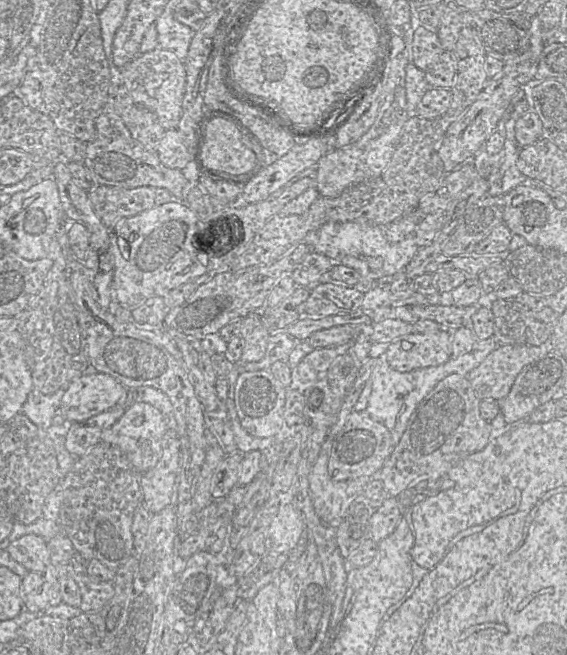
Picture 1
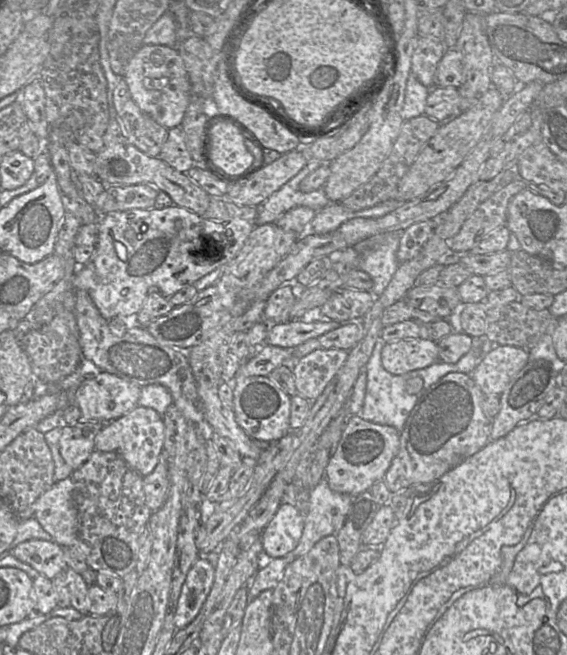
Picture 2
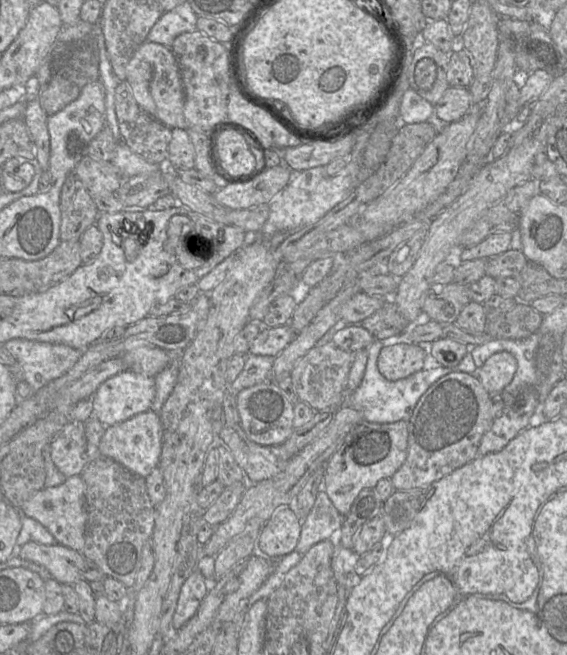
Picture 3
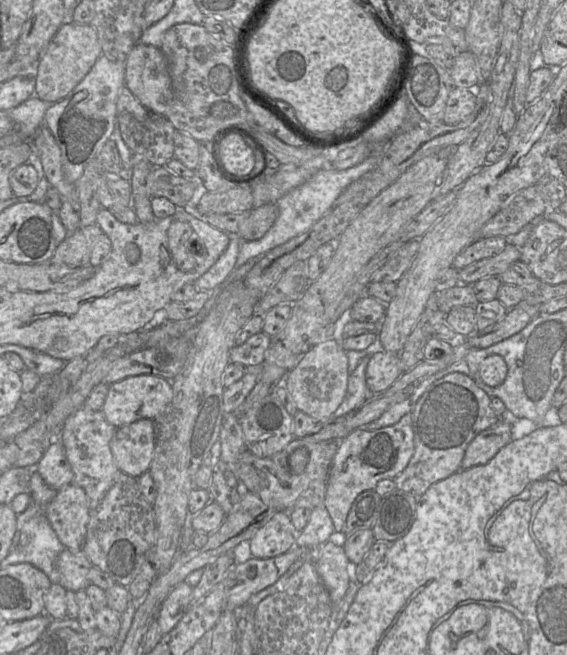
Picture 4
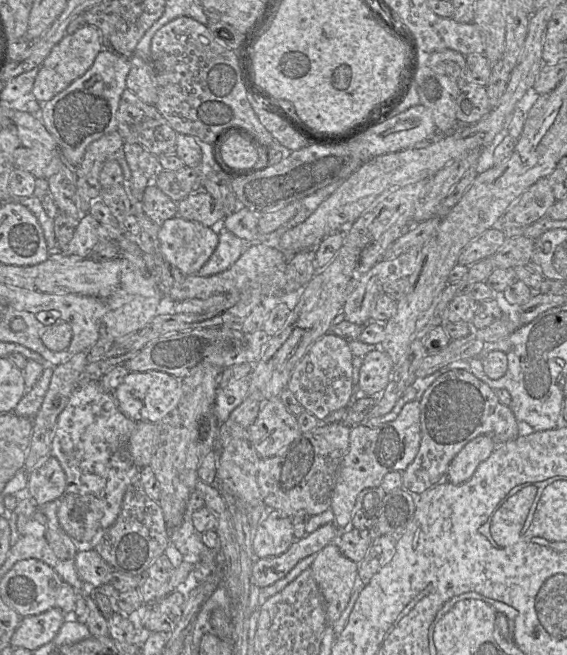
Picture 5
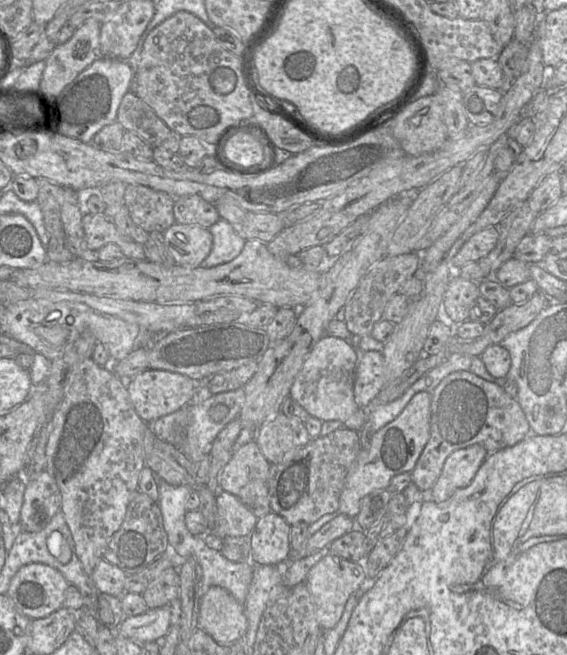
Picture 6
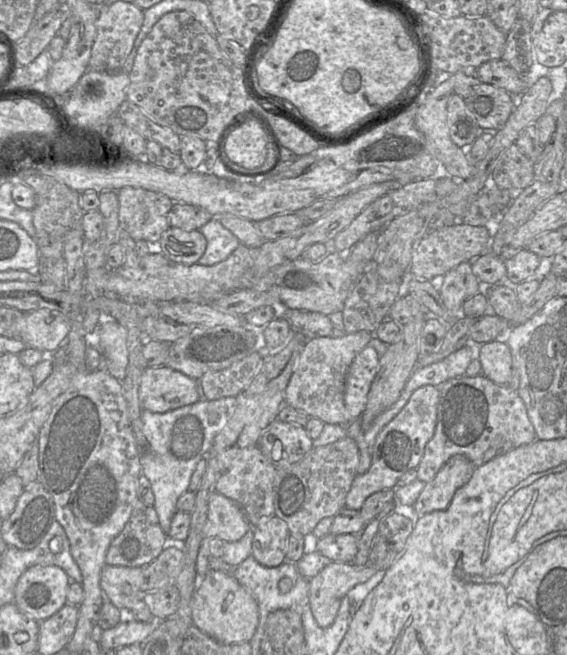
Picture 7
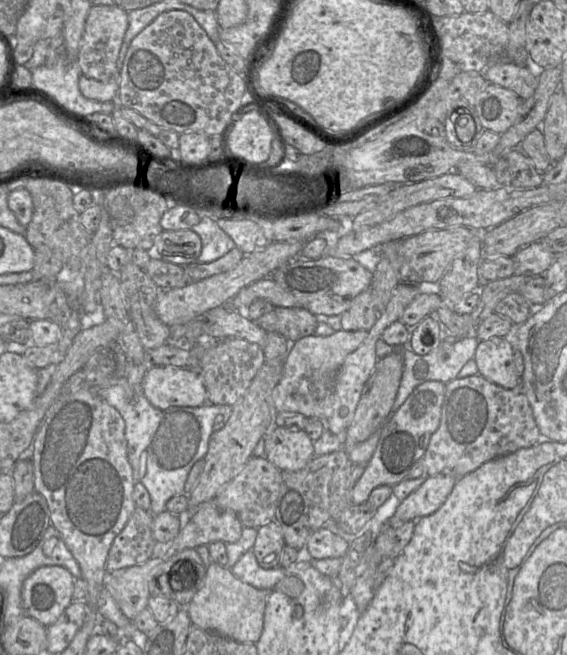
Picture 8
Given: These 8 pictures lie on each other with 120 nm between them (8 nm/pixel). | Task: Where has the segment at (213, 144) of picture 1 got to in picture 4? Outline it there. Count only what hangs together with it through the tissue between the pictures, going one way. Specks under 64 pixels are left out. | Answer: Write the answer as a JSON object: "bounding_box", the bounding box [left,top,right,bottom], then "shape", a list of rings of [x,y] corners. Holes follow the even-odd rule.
{"bounding_box":[219,132,255,174],"shape":[[[227,132],[219,139],[219,153],[224,167],[234,174],[247,174],[255,166],[253,150],[236,132]]]}

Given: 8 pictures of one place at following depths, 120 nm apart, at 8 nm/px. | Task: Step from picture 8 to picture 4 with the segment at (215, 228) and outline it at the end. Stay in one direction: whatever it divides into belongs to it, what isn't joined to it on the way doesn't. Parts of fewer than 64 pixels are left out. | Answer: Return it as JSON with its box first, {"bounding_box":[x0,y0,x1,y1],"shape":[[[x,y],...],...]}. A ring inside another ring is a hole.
{"bounding_box":[195,233,243,290],"shape":[[[228,233],[229,244],[211,268],[195,281],[198,290],[219,287],[233,271],[243,240],[238,233]]]}

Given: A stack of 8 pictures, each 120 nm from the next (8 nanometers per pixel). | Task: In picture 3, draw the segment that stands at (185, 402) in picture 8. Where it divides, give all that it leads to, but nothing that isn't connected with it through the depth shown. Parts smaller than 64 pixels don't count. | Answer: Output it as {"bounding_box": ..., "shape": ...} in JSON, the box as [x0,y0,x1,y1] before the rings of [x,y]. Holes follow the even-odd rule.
{"bounding_box":[92,370,155,427],"shape":[[[126,370],[103,382],[92,395],[93,417],[109,427],[150,410],[155,378]]]}

